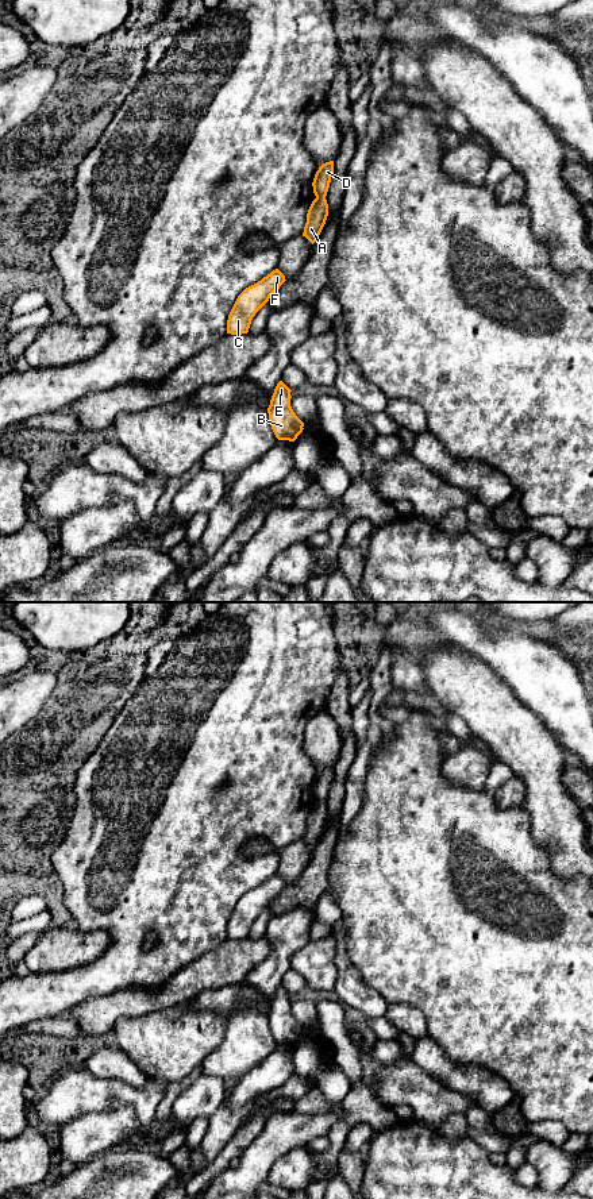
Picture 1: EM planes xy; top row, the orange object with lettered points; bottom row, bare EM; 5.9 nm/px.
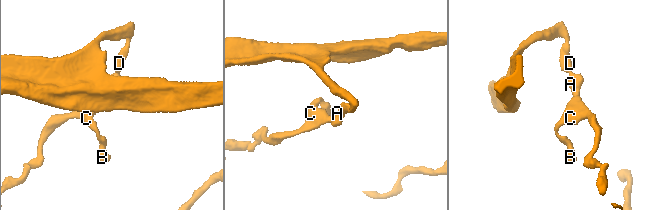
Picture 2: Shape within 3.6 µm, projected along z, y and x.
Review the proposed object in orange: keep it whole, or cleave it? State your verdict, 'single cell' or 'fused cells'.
fused cells

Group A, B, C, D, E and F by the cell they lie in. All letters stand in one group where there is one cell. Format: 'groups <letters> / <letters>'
groups A B C E F / D

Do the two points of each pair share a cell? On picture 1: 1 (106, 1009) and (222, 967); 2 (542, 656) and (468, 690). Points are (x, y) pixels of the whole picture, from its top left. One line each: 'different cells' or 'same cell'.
1: same cell
2: different cells

